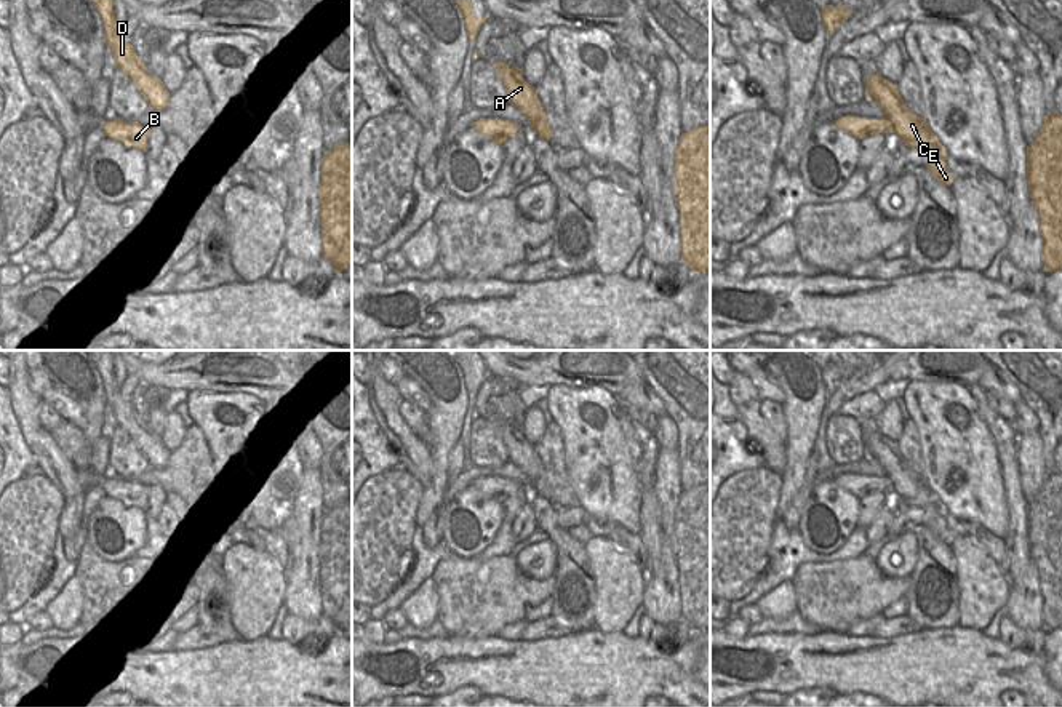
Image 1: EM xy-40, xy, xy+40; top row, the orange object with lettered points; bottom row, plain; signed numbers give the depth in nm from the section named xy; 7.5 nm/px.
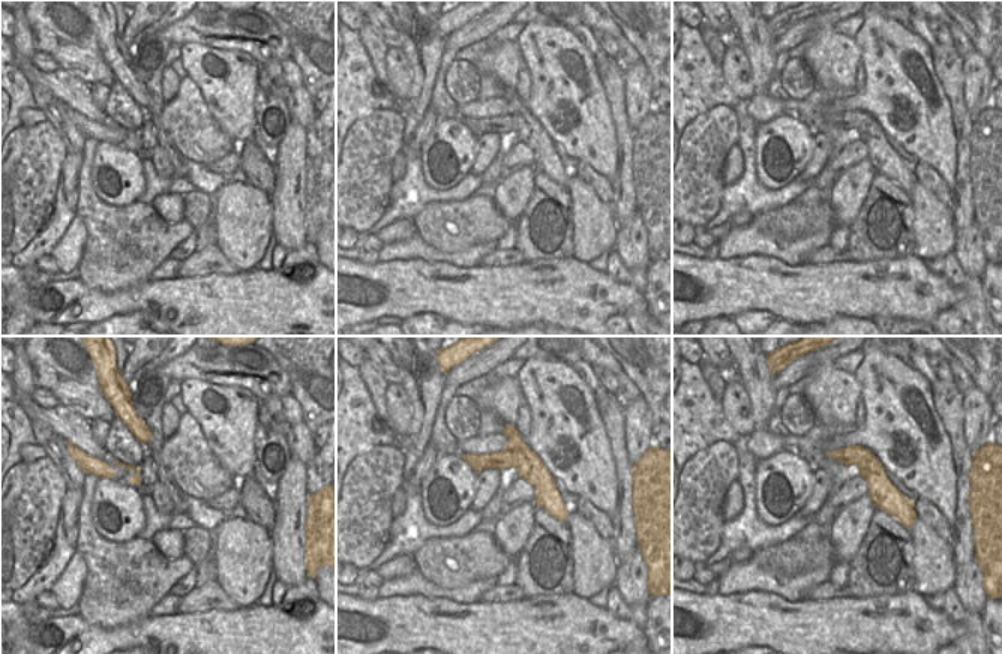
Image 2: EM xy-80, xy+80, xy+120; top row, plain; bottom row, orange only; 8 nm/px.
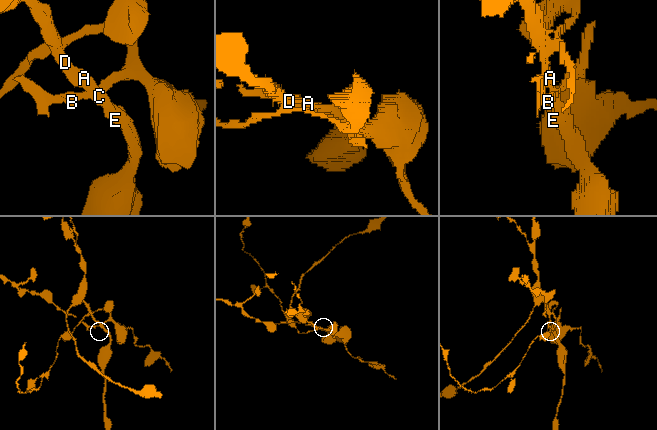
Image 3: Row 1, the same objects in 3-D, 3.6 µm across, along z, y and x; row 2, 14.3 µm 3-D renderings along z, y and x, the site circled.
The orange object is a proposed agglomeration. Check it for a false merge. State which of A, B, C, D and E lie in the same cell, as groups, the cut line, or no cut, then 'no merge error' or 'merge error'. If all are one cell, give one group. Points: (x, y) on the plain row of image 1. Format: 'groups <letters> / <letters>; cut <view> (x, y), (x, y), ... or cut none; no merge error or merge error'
groups A C D E / B; cut xy+40 (883, 475), (891, 480), (894, 490); merge error

